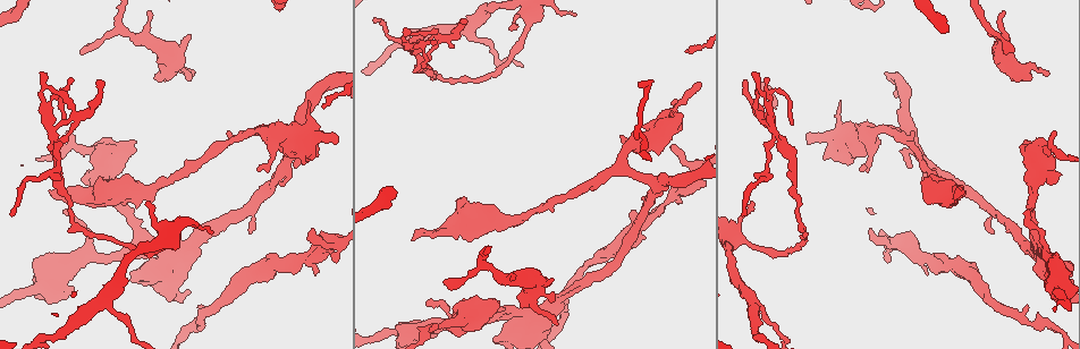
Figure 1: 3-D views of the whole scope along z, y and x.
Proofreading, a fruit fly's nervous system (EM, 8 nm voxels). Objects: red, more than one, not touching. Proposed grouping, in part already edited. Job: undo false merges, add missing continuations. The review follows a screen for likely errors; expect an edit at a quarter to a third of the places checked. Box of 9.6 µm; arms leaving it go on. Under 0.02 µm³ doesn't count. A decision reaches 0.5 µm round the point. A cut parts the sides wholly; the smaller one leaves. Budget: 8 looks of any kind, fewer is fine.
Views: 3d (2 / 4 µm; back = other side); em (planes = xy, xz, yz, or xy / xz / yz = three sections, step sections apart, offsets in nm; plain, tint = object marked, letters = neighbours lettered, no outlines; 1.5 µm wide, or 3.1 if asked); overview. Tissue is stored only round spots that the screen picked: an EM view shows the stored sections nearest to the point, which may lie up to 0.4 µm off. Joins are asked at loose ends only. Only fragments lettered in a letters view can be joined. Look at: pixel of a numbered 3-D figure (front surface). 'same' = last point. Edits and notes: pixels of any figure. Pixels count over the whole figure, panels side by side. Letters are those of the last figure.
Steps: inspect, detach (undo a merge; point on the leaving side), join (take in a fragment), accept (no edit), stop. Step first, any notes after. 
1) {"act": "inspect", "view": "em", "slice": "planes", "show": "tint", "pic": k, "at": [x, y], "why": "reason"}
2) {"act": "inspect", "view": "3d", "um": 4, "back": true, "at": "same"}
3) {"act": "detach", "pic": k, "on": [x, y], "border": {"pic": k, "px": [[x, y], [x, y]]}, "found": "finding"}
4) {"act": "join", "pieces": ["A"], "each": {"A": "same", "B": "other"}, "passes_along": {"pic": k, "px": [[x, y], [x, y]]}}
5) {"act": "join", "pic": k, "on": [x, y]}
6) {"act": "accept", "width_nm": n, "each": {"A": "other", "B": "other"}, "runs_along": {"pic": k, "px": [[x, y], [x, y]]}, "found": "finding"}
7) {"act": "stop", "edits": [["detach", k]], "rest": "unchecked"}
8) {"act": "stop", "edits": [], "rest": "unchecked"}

{"act": "inspect", "view": "em", "slice": "yz", "step": 8, "show": "tint", "pic": 1, "at": [63, 211], "why": "branch stops here"}

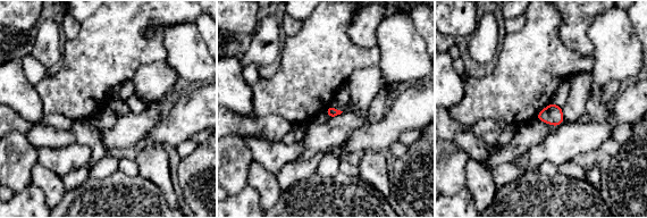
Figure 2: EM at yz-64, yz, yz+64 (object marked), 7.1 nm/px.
{"act": "inspect", "view": "em", "slice": "planes", "show": "letters", "at": "same", "why": "another direction"}

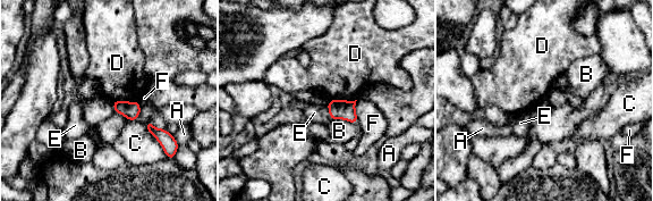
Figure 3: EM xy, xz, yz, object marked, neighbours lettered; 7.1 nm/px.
{"act": "accept", "width_nm": 110, "each": {"A": "other", "B": "other", "C": "other", "D": "other", "E": "other", "F": "other"}, "border": {"pic": 3, "px": [[112, 100], [138, 101]]}, "found": "none of them fits"}

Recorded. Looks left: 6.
{"act": "inspect", "view": "em", "slice": "yz", "step": 4, "show": "letters", "pic": 1, "at": [81, 53], "why": "tapers out"}

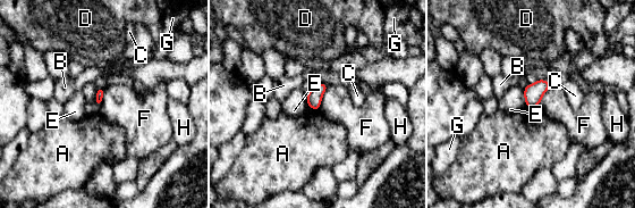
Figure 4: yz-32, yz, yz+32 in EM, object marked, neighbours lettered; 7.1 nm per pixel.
{"act": "inspect", "view": "em", "slice": "xy", "step": 8, "show": "letters", "at": "same"}

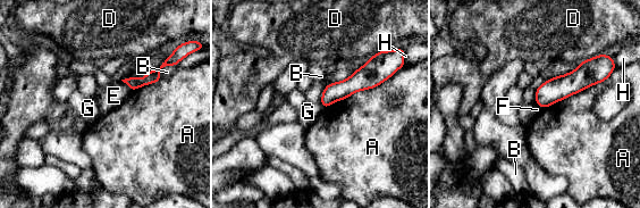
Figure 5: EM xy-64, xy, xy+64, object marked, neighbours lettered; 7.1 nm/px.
{"act": "accept", "each": {"A": "other", "B": "other", "D": "other", "E": "other", "F": "other", "G": "other", "H": "other"}, "runs_along": {"pic": 5, "px": [[600, 78], [579, 78], [538, 100]]}, "found": "no lettered fragment goes on from it"}

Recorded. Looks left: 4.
{"act": "inspect", "view": "em", "slice": "planes", "show": "letters", "pic": 1, "at": [149, 13], "why": "free end"}

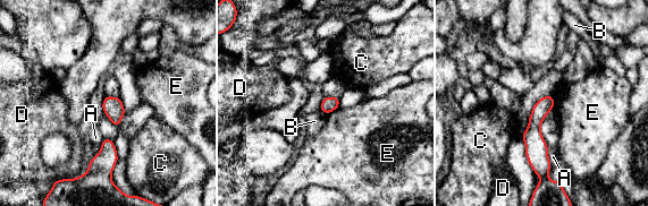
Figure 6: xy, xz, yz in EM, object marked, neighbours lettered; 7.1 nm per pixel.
{"act": "accept", "each": {"A": "other", "B": "other", "C": "other", "D": "other", "E": "other"}, "border": {"pic": 6, "px": [[338, 106], [326, 114]]}, "found": "none of them fits"}

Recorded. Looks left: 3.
{"act": "stop", "edits": [], "rest": "unchecked"}

